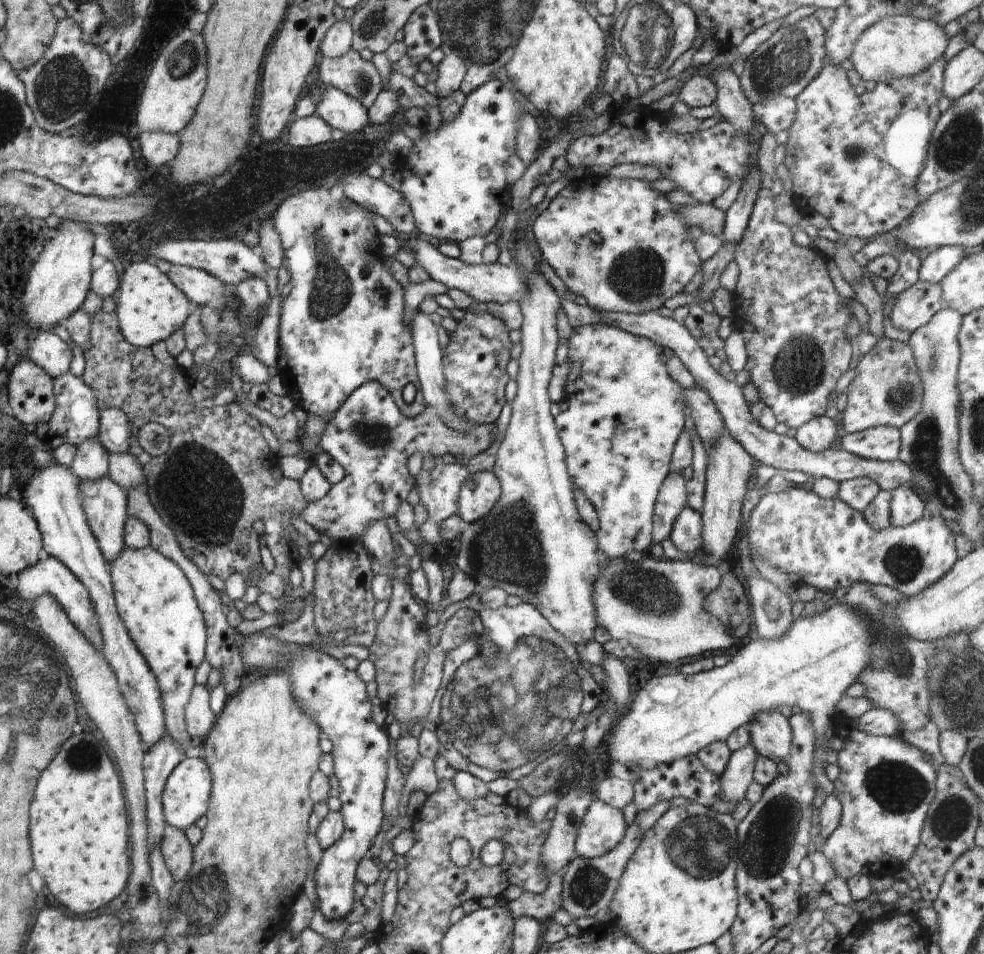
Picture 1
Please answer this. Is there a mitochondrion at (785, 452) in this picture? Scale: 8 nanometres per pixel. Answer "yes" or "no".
no

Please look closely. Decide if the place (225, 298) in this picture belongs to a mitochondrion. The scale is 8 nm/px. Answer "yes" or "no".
yes

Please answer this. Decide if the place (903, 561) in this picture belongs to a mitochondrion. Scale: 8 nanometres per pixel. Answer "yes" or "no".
yes

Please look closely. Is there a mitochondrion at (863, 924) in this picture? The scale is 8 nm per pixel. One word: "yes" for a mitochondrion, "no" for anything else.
no

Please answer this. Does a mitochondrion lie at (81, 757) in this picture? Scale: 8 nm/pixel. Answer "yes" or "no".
yes

